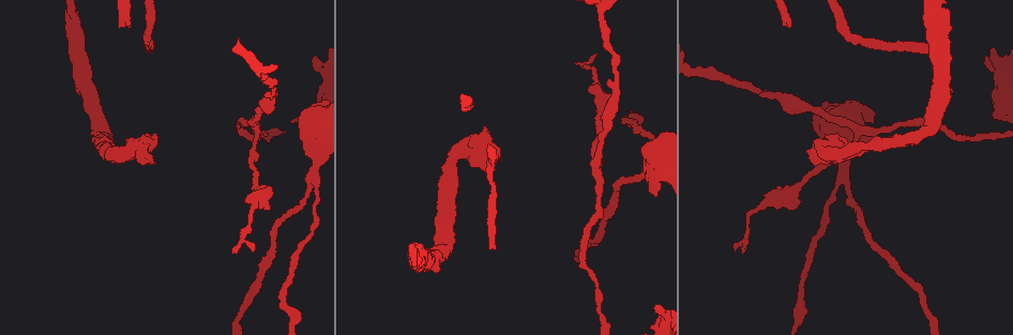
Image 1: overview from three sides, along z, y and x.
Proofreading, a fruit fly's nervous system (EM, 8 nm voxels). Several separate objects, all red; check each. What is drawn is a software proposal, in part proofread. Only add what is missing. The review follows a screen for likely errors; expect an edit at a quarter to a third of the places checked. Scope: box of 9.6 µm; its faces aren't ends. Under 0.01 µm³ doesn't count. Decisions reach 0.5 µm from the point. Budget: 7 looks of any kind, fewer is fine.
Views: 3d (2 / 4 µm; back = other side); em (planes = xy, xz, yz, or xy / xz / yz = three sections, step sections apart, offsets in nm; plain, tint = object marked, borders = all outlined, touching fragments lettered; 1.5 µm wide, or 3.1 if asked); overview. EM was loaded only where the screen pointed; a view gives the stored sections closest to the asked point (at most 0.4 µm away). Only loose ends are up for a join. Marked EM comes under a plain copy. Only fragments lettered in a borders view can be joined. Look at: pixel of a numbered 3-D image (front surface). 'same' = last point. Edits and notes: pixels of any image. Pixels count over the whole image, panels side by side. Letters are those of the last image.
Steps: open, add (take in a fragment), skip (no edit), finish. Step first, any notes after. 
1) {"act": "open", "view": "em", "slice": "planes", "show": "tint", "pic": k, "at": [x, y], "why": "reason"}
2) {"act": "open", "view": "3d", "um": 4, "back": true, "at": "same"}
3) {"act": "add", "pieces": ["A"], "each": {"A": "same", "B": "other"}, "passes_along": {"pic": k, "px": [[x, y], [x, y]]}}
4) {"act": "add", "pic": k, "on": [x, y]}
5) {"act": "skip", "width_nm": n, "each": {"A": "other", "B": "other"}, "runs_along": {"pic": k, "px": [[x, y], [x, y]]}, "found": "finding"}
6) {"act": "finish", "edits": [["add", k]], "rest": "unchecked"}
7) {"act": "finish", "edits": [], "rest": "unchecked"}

{"act": "open", "view": "3d", "um": 2, "pic": 1, "at": [986, 56], "why": "branch stops here"}

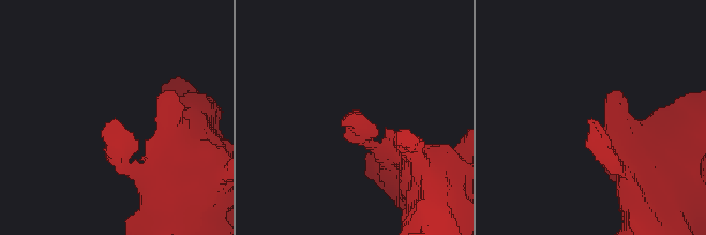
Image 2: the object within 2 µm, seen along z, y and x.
{"act": "open", "view": "em", "slice": "yz", "step": 4, "show": "borders", "pic": 2, "at": [361, 115]}

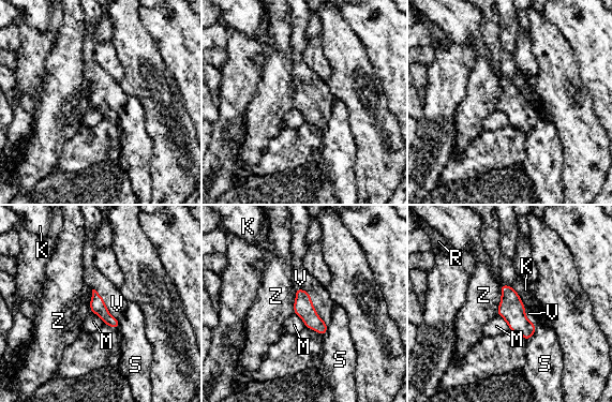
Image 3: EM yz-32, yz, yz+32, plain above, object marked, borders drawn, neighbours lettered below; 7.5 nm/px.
{"act": "add", "pieces": ["V"], "longest_contact_nm": ["V", 380], "each": {"K": "other", "M": "other", "R": "other", "S": "other", "V": "same", "Z": "other"}, "passes_along": {"pic": 3, "px": [[302, 307], [312, 303], [300, 278]]}, "found": "it goes on there"}

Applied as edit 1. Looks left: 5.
{"act": "open", "view": "overview", "why": "redraw"}

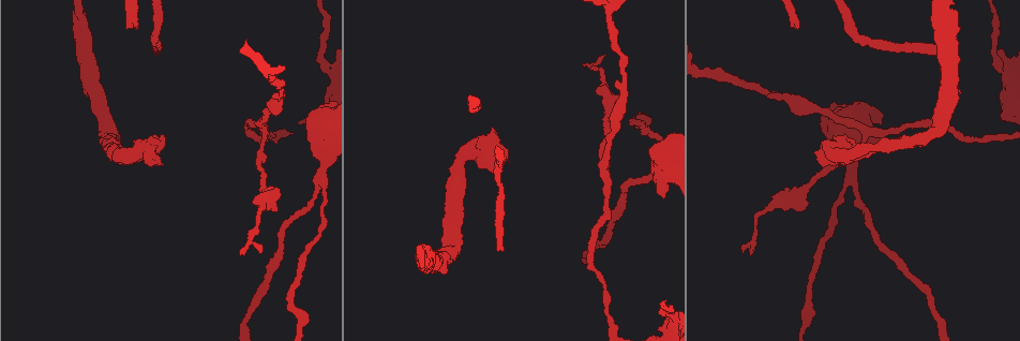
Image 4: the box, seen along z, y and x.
{"act": "open", "view": "em", "slice": "planes", "show": "borders", "pic": 4, "at": [497, 250], "why": "long arm stops here"}

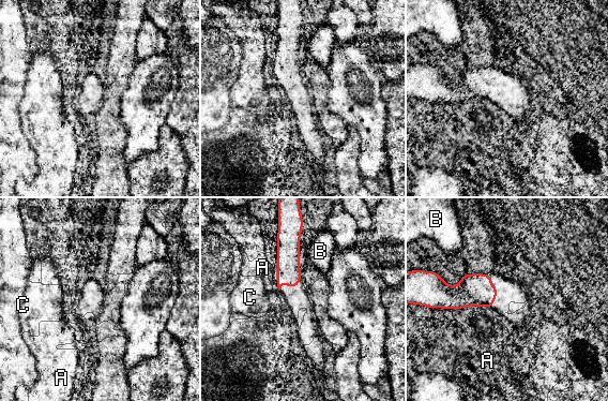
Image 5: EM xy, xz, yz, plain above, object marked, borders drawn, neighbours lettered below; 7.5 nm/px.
{"act": "skip", "width_nm": 180, "each": {"A": "other", "B": "other", "C": "other"}, "border": {"pic": 5, "px": [[276, 284], [278, 290]]}, "found": "no lettered fragment goes on from it"}

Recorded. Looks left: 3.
{"act": "open", "view": "3d", "um": 4, "back": true, "pic": 4, "at": [662, 196], "why": "an open end"}

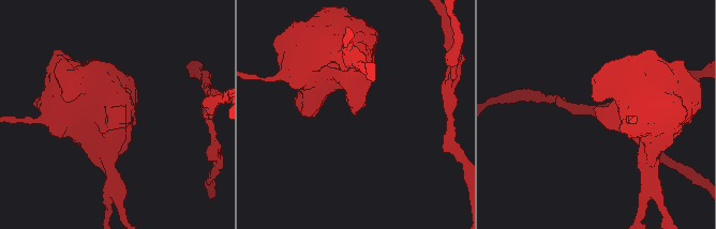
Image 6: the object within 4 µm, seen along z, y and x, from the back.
{"act": "open", "view": "em", "slice": "planes", "show": "borders", "pic": 6, "at": [599, 106]}

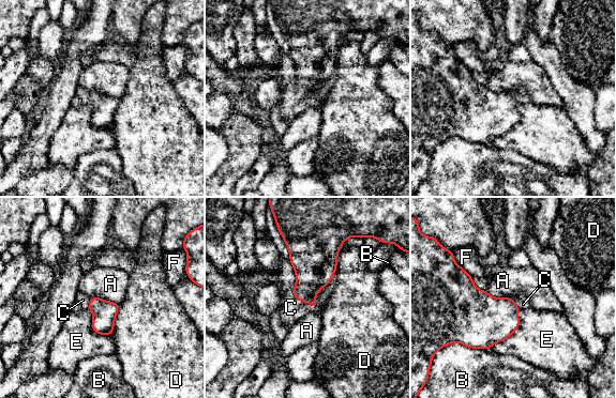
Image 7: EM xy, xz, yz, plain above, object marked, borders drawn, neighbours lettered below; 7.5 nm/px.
{"act": "add", "pieces": ["C"], "each": {"A": "other", "B": "other", "C": "same", "D": "other", "E": "other", "F": "other"}, "passes_along": {"pic": 7, "px": [[314, 271], [301, 301], [291, 310]]}, "found": "it goes on there"}

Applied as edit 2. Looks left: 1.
{"act": "finish", "edits": [["add", 3], ["add", 7]], "rest": "unchecked"}

